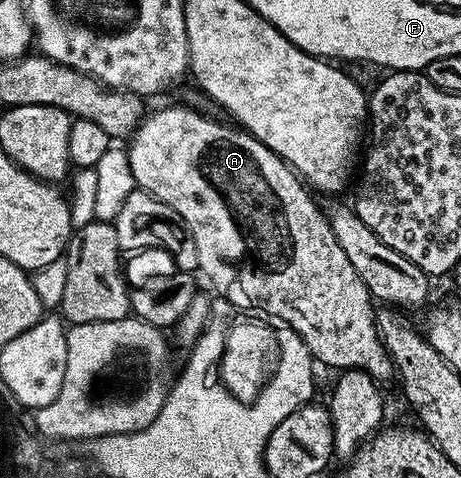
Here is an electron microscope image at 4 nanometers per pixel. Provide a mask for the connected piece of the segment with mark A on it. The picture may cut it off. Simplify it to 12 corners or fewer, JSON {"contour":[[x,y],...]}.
{"contour":[[185,105],[137,186],[233,306],[321,366],[395,374],[375,300],[289,163]]}

